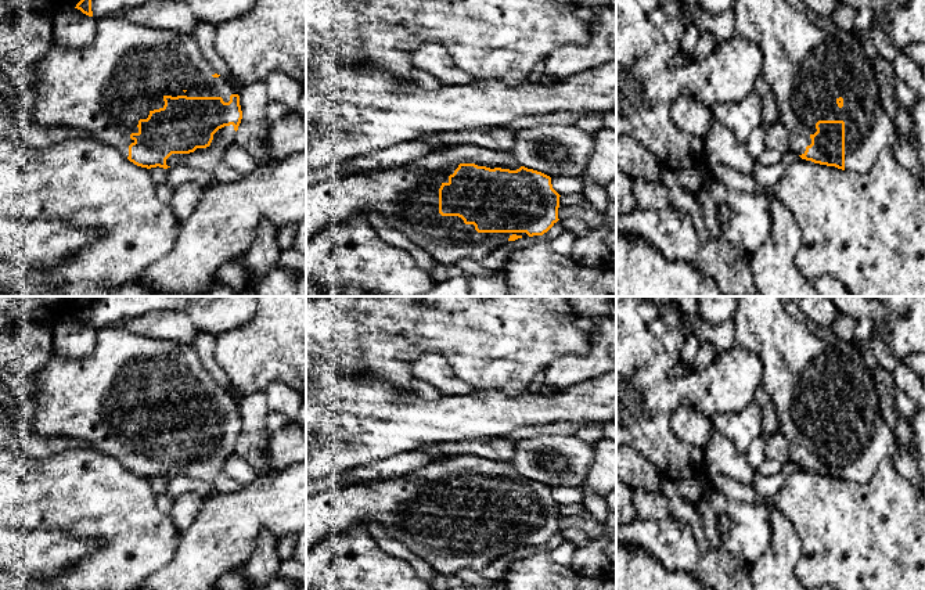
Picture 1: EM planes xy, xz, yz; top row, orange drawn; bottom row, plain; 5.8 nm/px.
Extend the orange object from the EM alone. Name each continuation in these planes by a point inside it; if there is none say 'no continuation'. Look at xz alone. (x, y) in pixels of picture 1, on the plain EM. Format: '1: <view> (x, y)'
1: xz (407, 508)

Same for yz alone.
1: yz (807, 380)

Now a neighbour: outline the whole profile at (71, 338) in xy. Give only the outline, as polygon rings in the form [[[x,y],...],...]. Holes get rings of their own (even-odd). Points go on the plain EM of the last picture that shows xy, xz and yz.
[[[75,317],[53,324],[53,352],[61,357],[89,356],[96,345],[97,330]]]

